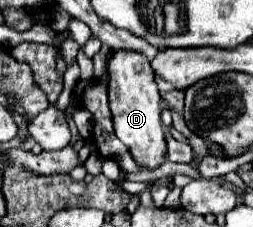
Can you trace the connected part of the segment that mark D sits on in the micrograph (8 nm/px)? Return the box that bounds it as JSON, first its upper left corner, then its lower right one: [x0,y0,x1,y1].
[108,52,166,170]

